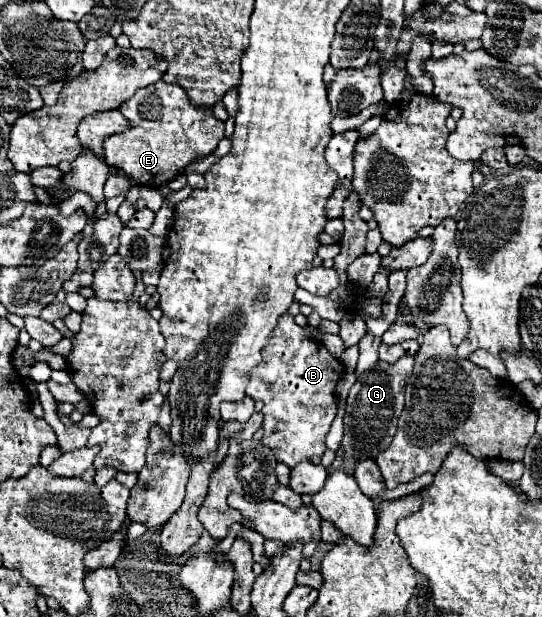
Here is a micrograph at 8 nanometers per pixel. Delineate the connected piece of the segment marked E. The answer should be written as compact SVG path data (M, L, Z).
M164 81L144 87L142 91L136 91L132 99L120 105L120 113L124 115L124 119L128 119L130 129L114 133L104 139L104 159L110 167L122 169L130 179L134 179L144 187L160 187L168 183L170 179L180 175L194 157L212 153L218 147L218 141L224 137L224 123L214 119L212 111L198 111L196 107L190 107L190 101L180 91L180 87L168 85Z

